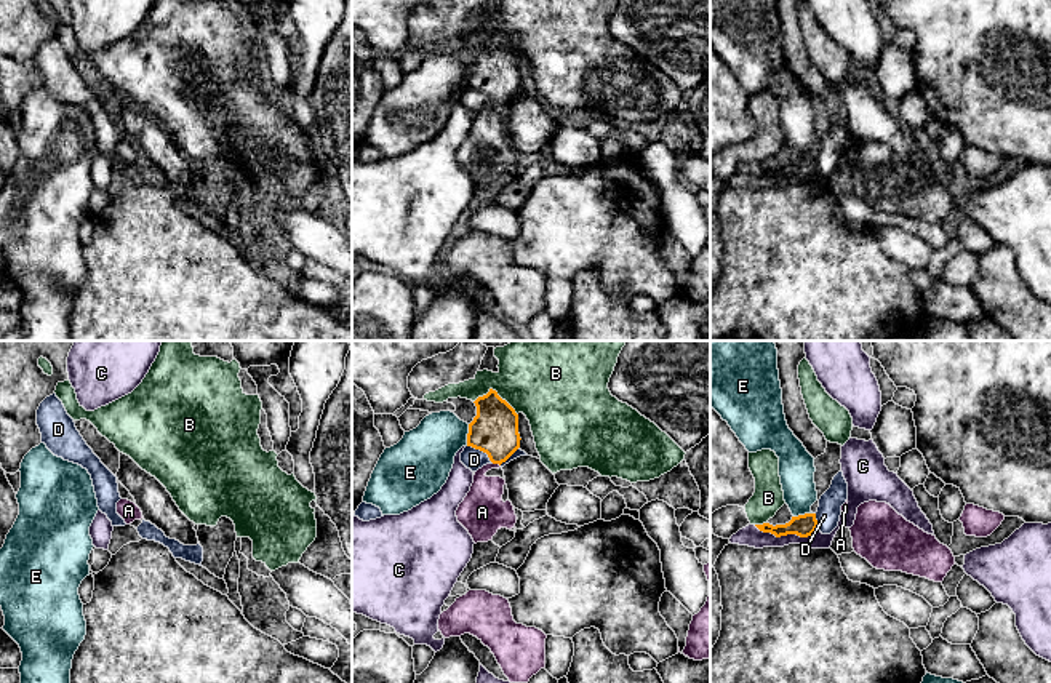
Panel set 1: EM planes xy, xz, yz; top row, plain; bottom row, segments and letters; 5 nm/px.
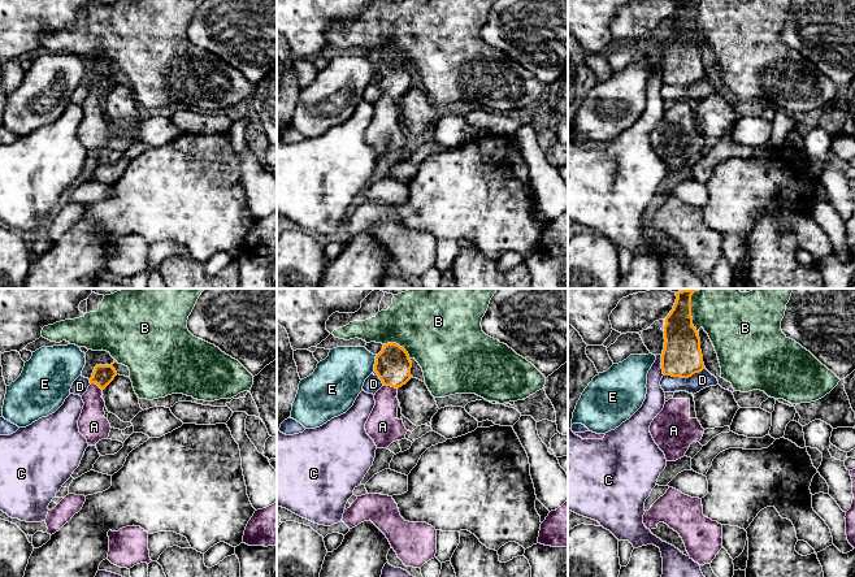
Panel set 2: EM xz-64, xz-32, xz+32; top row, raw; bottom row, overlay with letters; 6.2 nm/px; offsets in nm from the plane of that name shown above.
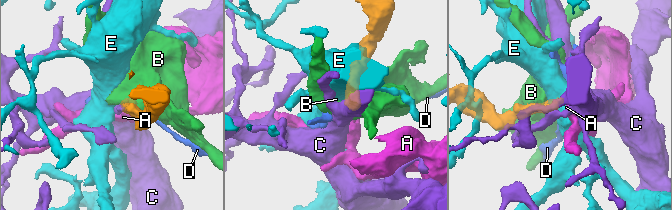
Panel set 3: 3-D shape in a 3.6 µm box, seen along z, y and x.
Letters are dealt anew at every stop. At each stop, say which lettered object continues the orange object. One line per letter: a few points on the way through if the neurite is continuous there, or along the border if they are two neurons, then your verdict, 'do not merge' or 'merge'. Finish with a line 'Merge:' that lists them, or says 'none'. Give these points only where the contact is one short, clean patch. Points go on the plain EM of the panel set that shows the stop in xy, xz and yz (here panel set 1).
A: runs through xz (495, 71), (496, 104), (482, 114), (483, 152); merge
B: do not merge
C: border along yz (754, 167), (776, 178), (810, 178), (816, 171); do not merge
D: border along xz (467, 87), (482, 91), (491, 103); do not merge
E: do not merge
Merge: A

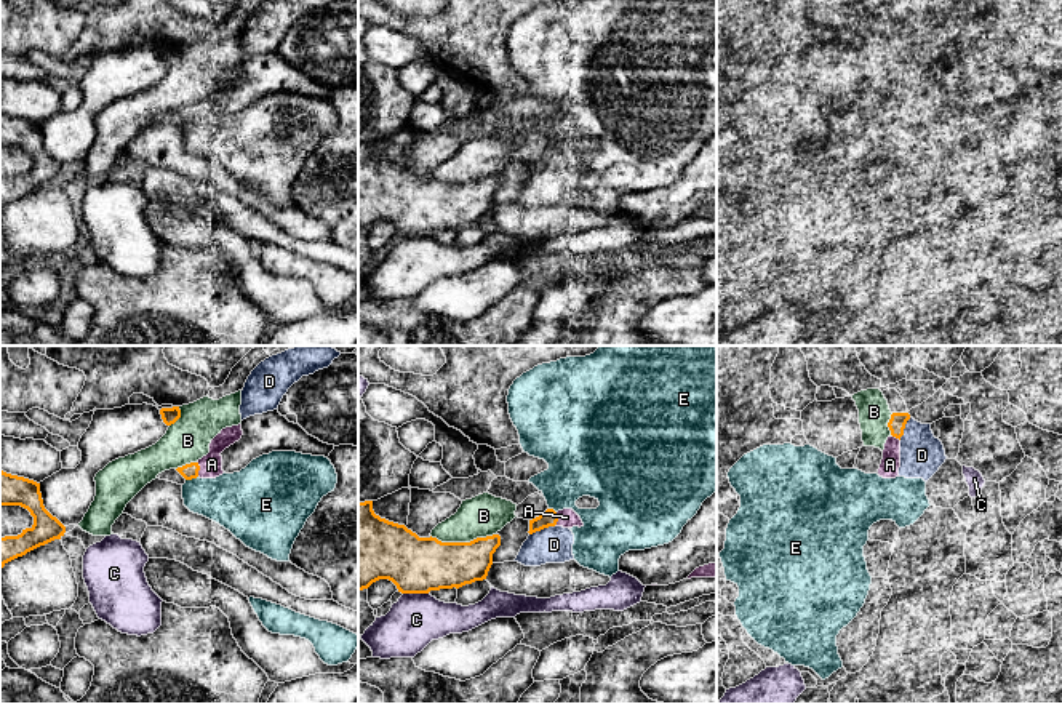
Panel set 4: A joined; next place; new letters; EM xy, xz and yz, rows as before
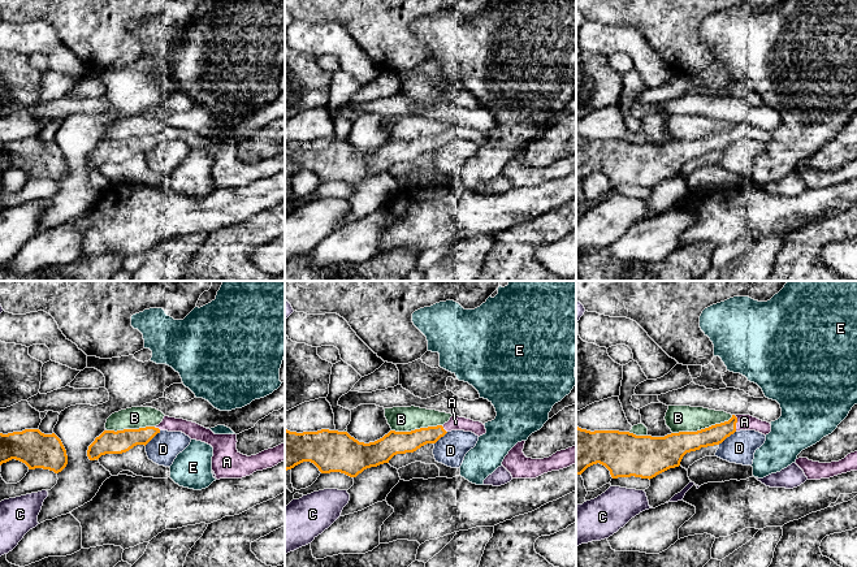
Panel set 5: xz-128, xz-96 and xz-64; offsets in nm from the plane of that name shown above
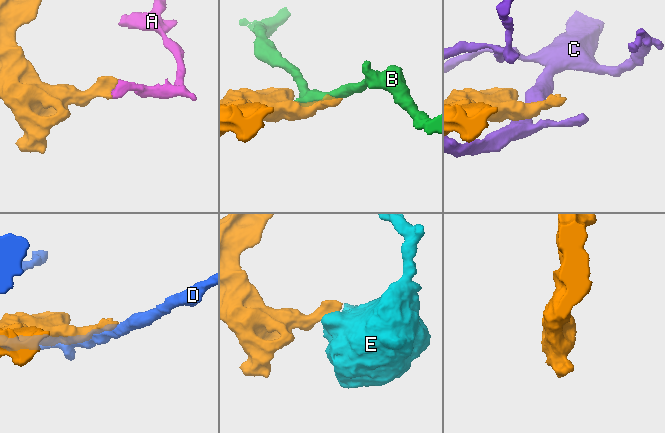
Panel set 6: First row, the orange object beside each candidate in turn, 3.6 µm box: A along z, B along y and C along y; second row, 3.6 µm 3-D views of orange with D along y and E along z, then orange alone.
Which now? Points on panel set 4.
A: merge
B: do not merge
C: do not merge
D: do not merge
E: do not merge
Merge: A

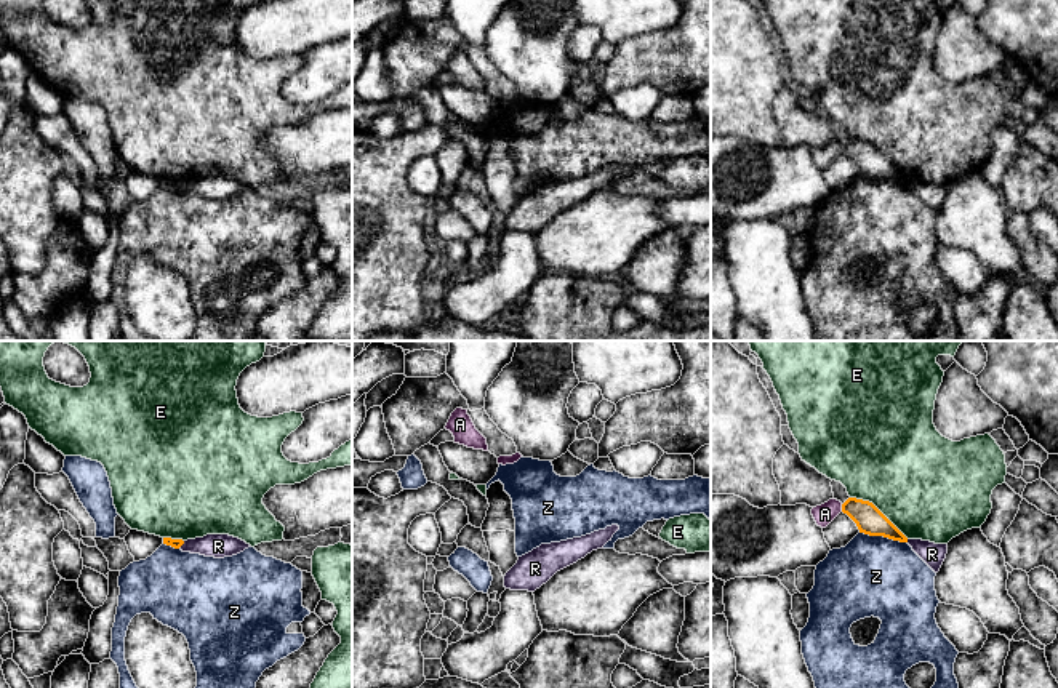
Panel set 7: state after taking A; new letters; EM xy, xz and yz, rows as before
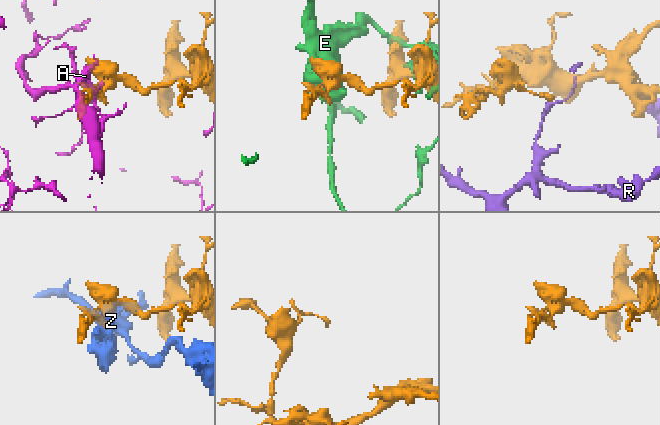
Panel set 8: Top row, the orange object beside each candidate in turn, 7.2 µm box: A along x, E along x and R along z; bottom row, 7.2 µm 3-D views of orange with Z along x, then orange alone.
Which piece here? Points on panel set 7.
A: do not merge
E: do not merge
R: border along xy (184, 183), (178, 189); do not merge
Z: border along yz (860, 173), (906, 184); do not merge
Merge: none

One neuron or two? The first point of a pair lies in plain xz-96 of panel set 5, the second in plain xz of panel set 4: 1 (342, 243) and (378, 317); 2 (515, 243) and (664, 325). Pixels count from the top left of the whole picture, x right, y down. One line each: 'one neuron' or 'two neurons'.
1: two neurons
2: two neurons

